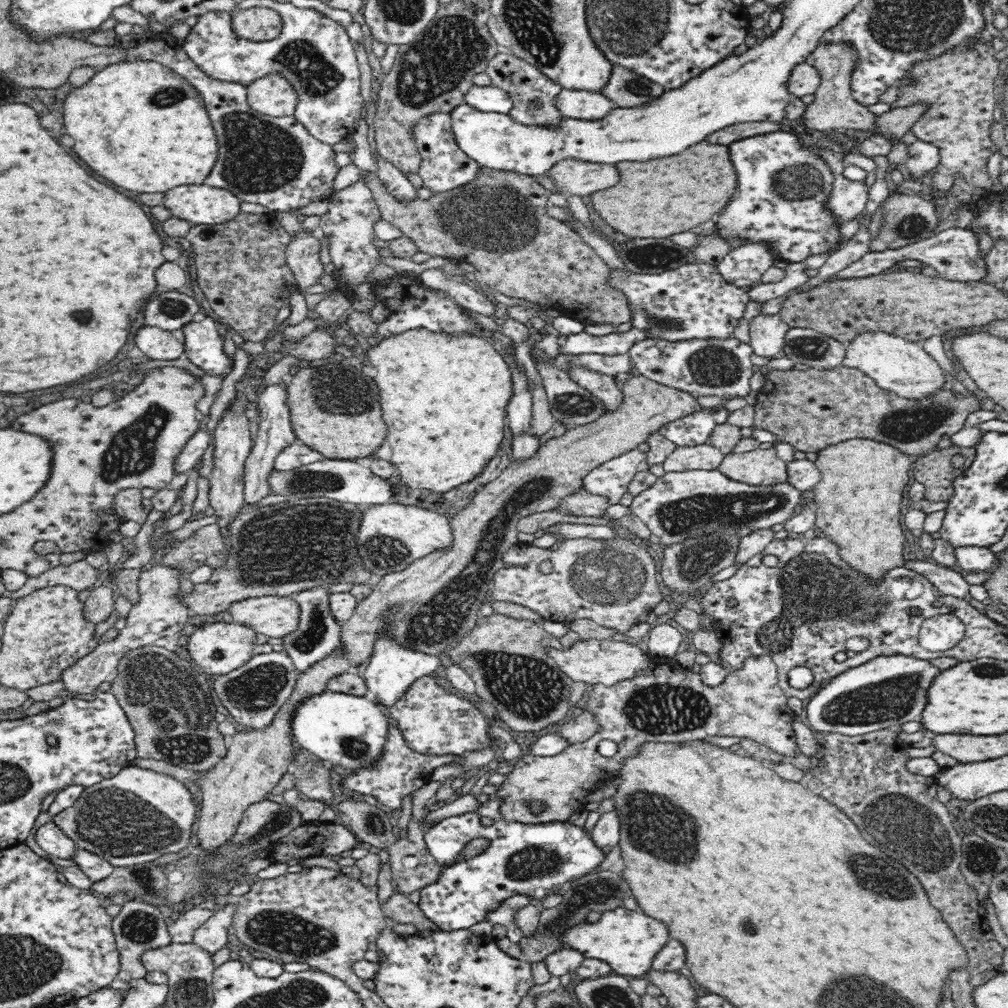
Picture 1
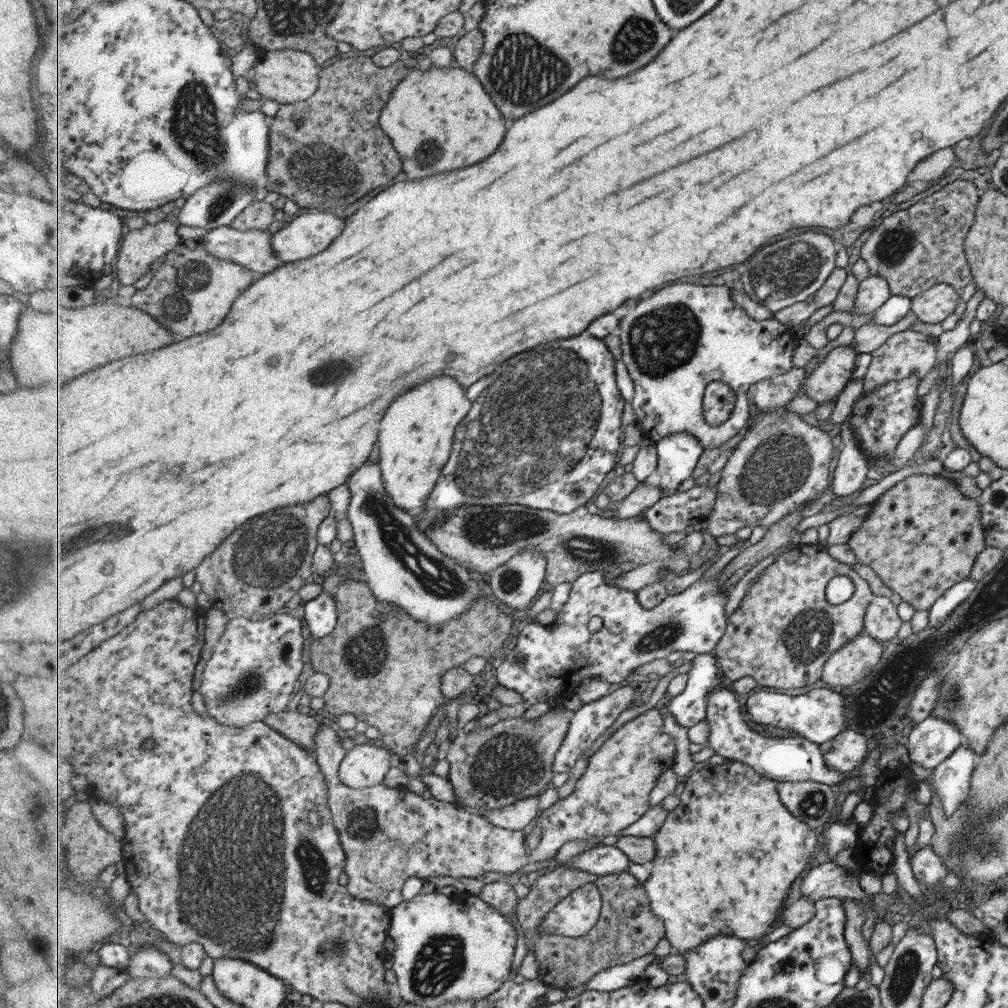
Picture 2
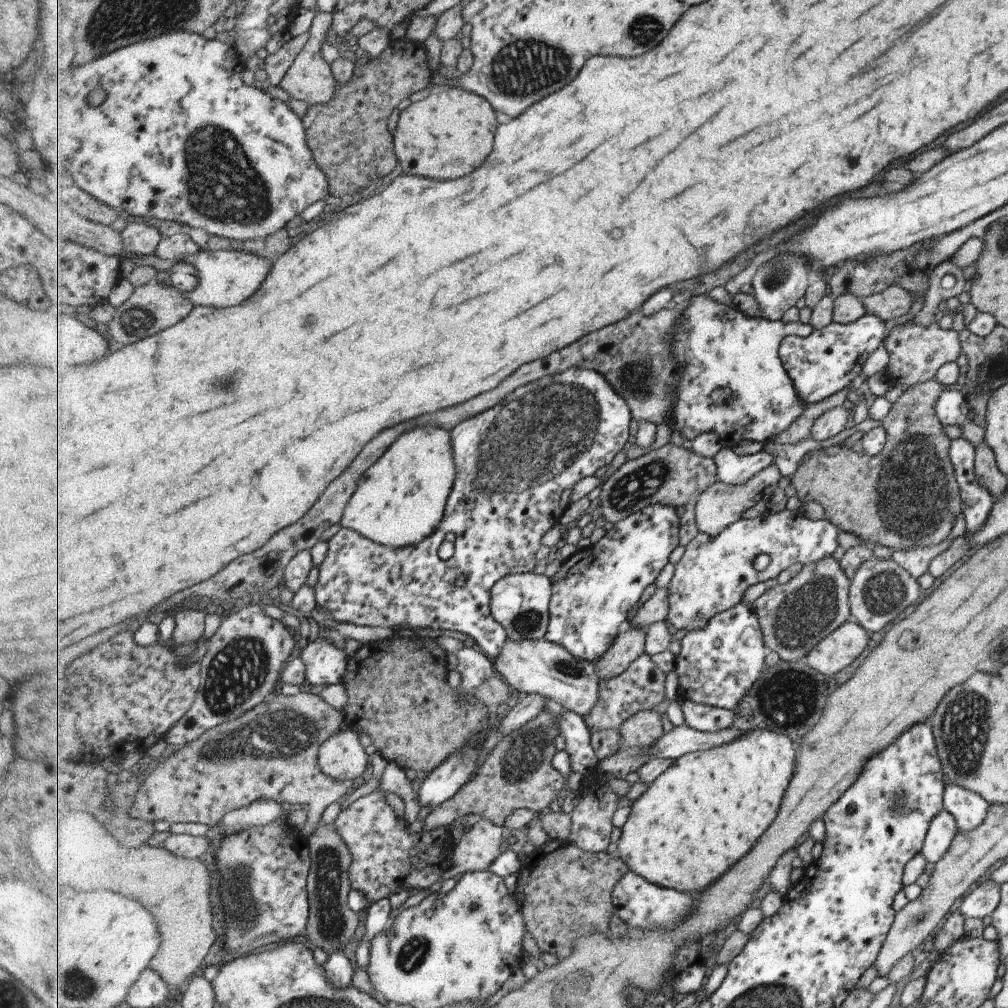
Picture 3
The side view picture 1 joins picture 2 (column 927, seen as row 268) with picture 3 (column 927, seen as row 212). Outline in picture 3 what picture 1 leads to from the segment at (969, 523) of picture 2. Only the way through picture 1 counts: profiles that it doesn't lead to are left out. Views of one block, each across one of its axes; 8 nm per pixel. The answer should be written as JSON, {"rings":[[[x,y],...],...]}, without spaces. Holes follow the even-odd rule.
{"rings":[[[933,379],[926,380],[922,383],[914,384],[908,389],[905,389],[897,400],[890,405],[888,413],[885,418],[880,422],[882,429],[884,430],[885,442],[881,452],[874,455],[865,456],[863,452],[859,452],[855,455],[850,449],[843,447],[842,445],[828,447],[820,450],[815,450],[814,452],[807,454],[805,456],[805,461],[803,461],[799,466],[796,467],[795,472],[789,479],[789,483],[796,489],[798,497],[804,502],[816,502],[819,506],[823,507],[824,519],[830,521],[831,524],[835,525],[835,528],[841,530],[841,532],[849,532],[853,534],[864,542],[865,546],[872,546],[873,544],[881,544],[885,548],[889,548],[892,552],[899,549],[909,549],[915,548],[915,546],[925,547],[925,546],[935,546],[939,542],[943,542],[949,532],[951,532],[951,527],[953,526],[954,519],[959,513],[959,506],[961,506],[959,487],[954,475],[953,467],[951,466],[948,448],[950,445],[950,440],[947,438],[945,433],[943,433],[942,424],[937,420],[934,406],[935,401],[939,398],[942,393],[942,386],[935,382]]]}

